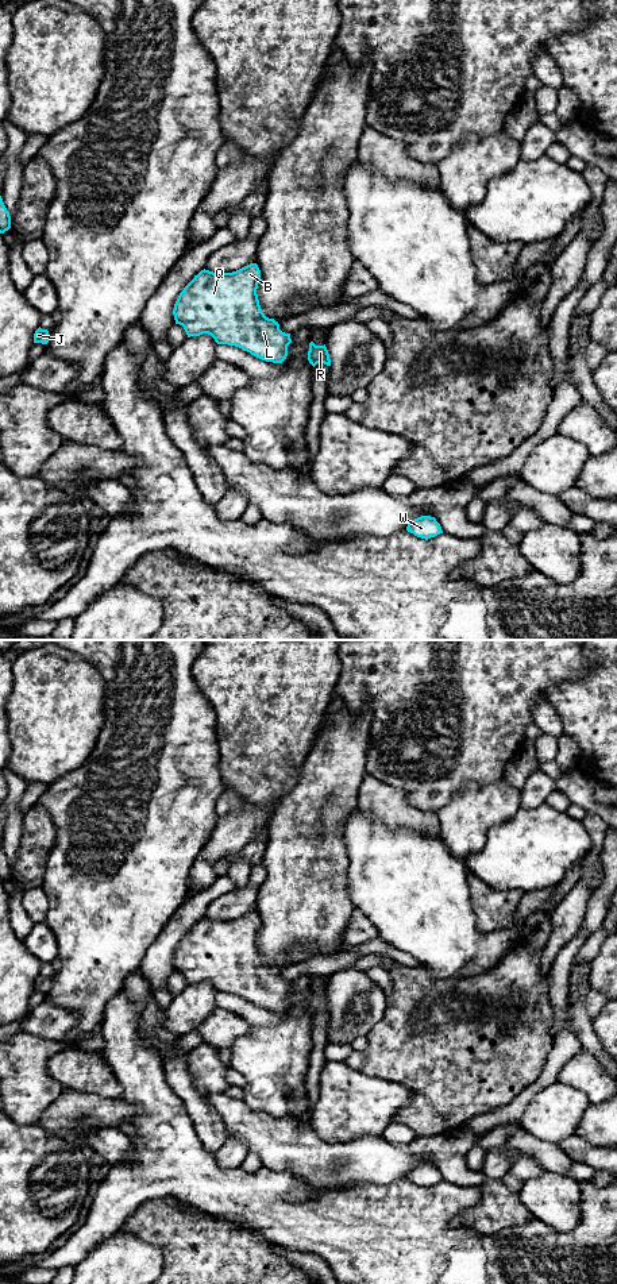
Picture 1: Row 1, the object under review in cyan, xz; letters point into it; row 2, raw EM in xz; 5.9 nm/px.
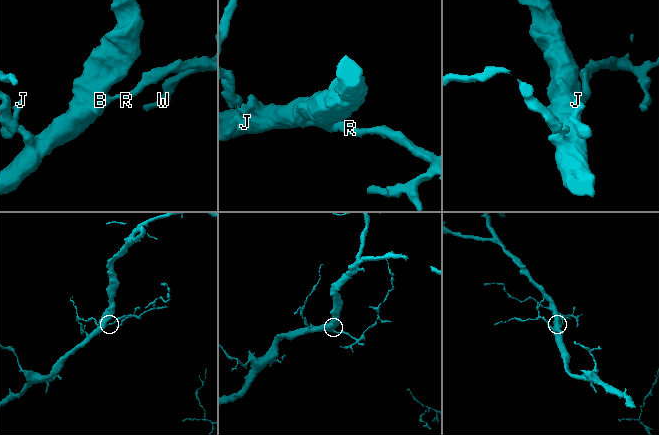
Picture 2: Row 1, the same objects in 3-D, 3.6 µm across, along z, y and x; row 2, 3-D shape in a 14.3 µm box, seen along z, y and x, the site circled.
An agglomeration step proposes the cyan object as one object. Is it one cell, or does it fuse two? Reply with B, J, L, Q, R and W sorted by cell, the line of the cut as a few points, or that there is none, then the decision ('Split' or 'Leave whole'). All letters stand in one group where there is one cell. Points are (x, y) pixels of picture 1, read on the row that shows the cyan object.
Groups: B J L Q R W. No split. Leave whole

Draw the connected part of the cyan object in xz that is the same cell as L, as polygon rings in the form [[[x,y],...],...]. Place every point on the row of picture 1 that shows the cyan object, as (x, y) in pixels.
[[[257,263],[232,273],[201,270],[174,304],[176,324],[184,327],[188,338],[208,333],[217,344],[235,346],[262,360],[282,363],[292,343],[290,333],[282,332],[279,324],[262,312],[257,294],[259,279],[261,270]]]

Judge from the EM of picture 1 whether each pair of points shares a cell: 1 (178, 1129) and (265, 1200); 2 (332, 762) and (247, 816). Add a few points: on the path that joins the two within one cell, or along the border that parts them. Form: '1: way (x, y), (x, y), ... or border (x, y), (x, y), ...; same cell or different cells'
1: way (191, 1153), (230, 1192), (240, 1195); same cell
2: border (273, 806), (270, 820), (266, 824); different cells

